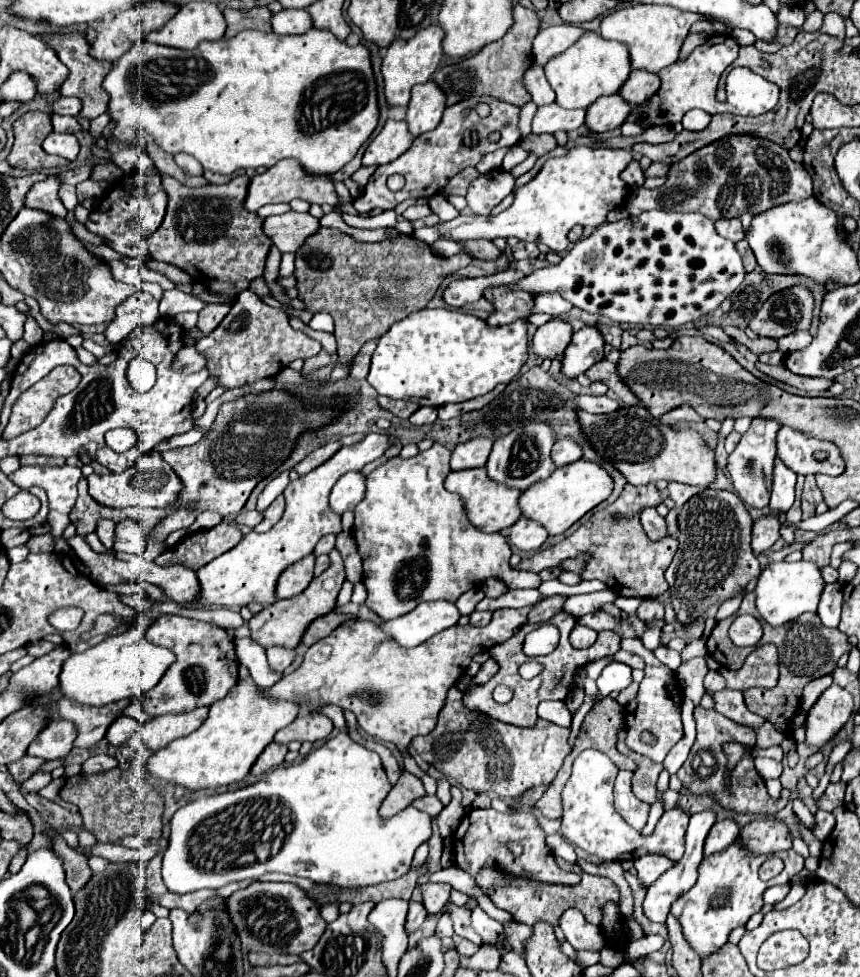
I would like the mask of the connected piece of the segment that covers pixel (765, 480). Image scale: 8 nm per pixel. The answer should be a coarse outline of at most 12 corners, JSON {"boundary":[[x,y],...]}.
{"boundary":[[754,418],[728,456],[732,484],[766,508],[780,424]]}

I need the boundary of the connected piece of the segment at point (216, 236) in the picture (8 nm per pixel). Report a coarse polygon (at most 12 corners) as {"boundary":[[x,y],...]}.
{"boundary":[[248,176],[186,188],[152,258],[228,298],[262,276],[272,246],[242,208]]}

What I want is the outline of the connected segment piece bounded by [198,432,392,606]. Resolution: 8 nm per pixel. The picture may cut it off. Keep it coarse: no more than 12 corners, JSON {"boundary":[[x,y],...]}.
{"boundary":[[370,432],[290,482],[286,510],[202,570],[198,604],[276,602],[278,576],[342,532],[340,476],[390,448]]}

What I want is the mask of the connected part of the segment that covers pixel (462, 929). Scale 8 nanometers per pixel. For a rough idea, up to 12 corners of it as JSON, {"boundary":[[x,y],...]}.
{"boundary":[[448,902],[444,912],[454,922],[458,936],[482,944],[470,928],[470,906]]}

